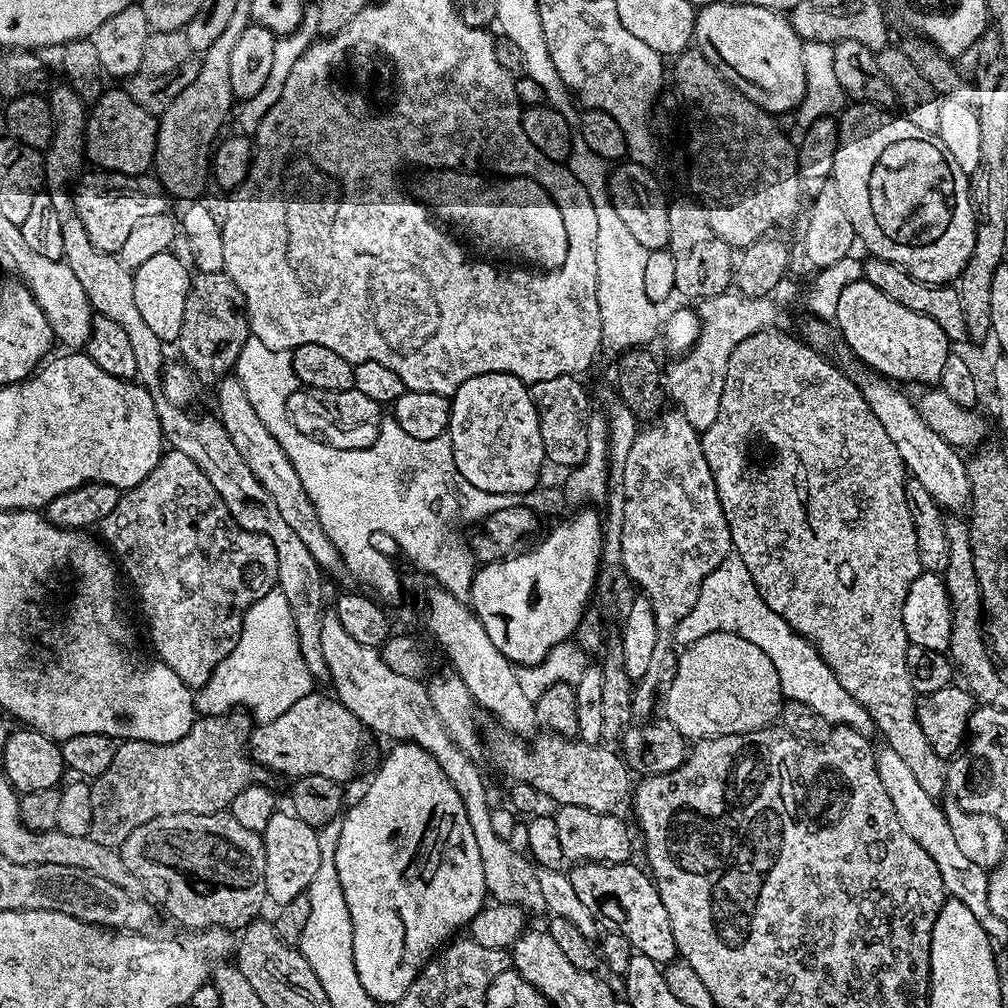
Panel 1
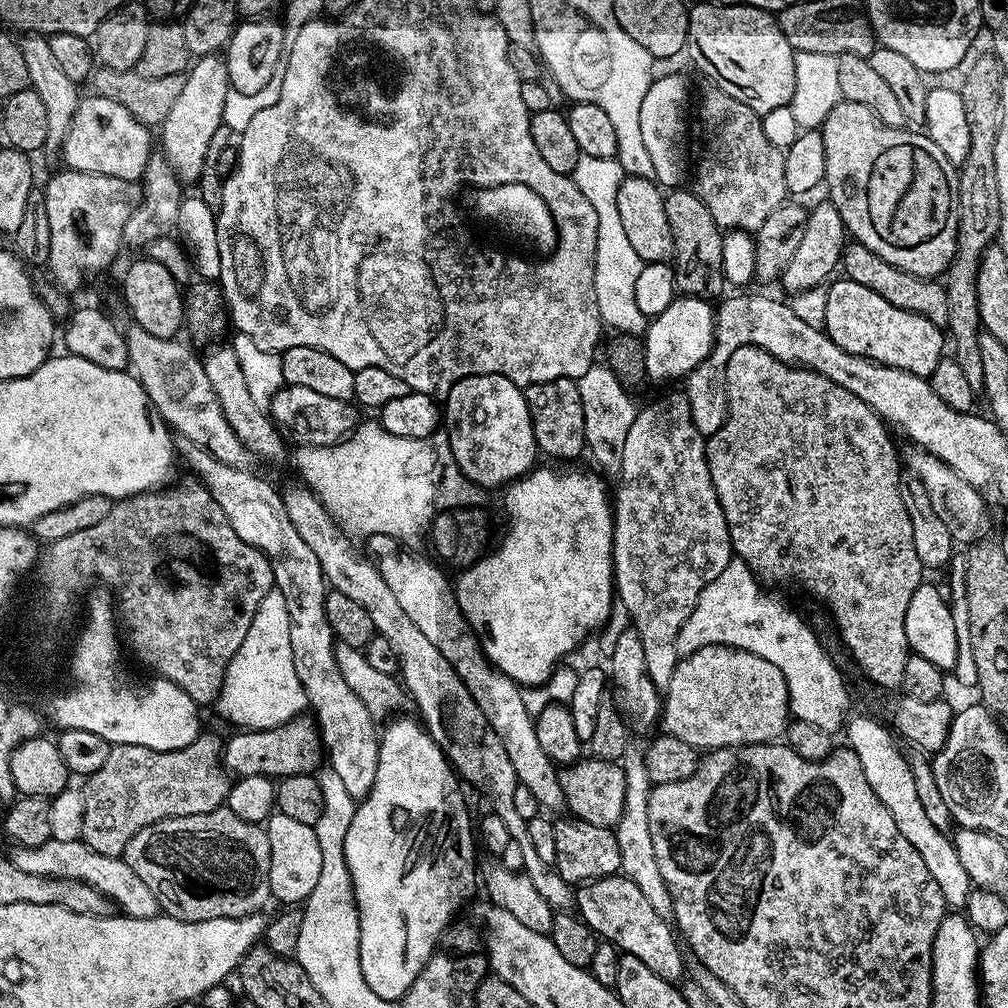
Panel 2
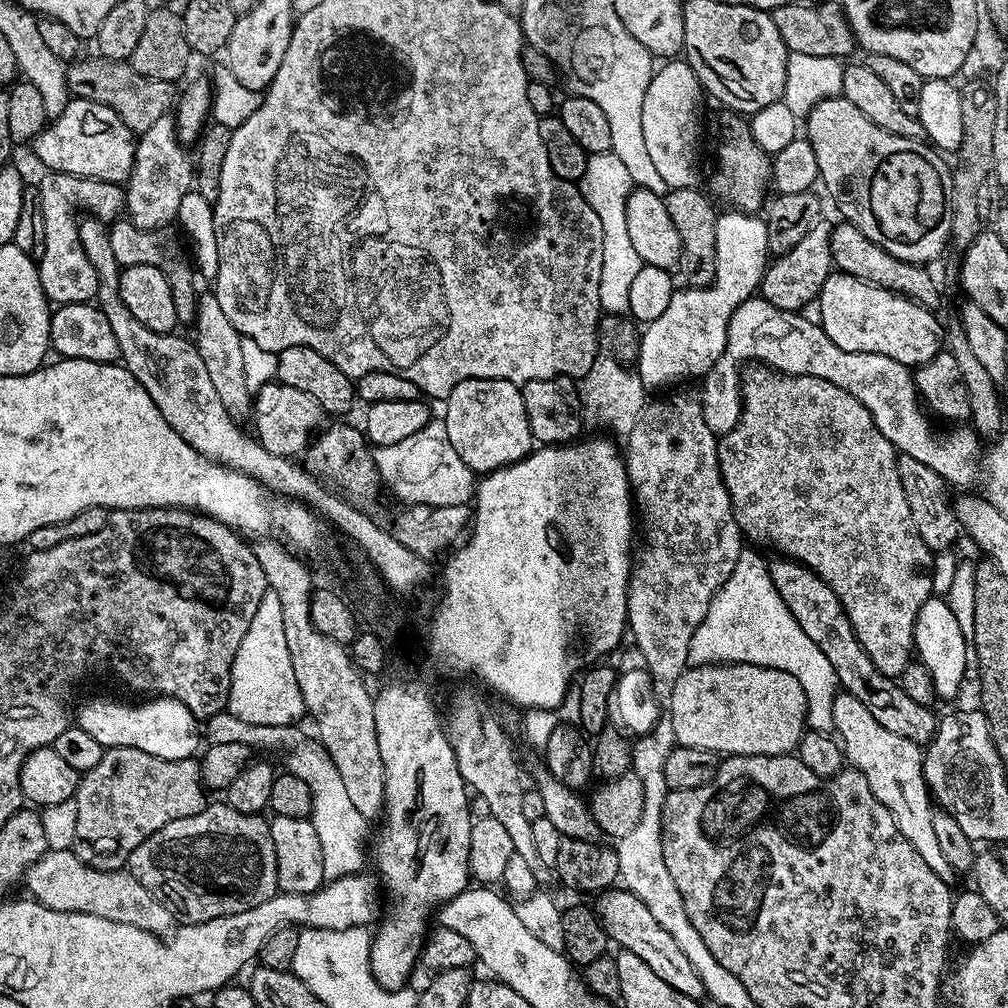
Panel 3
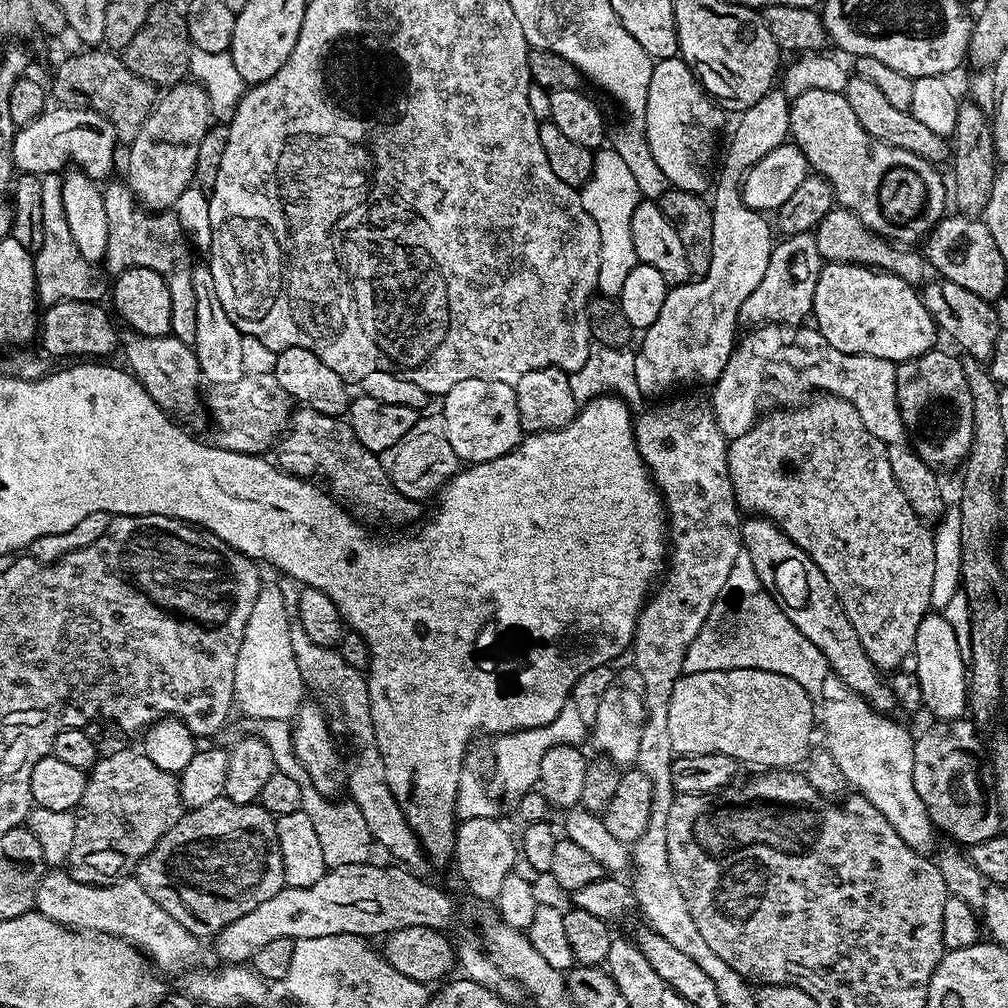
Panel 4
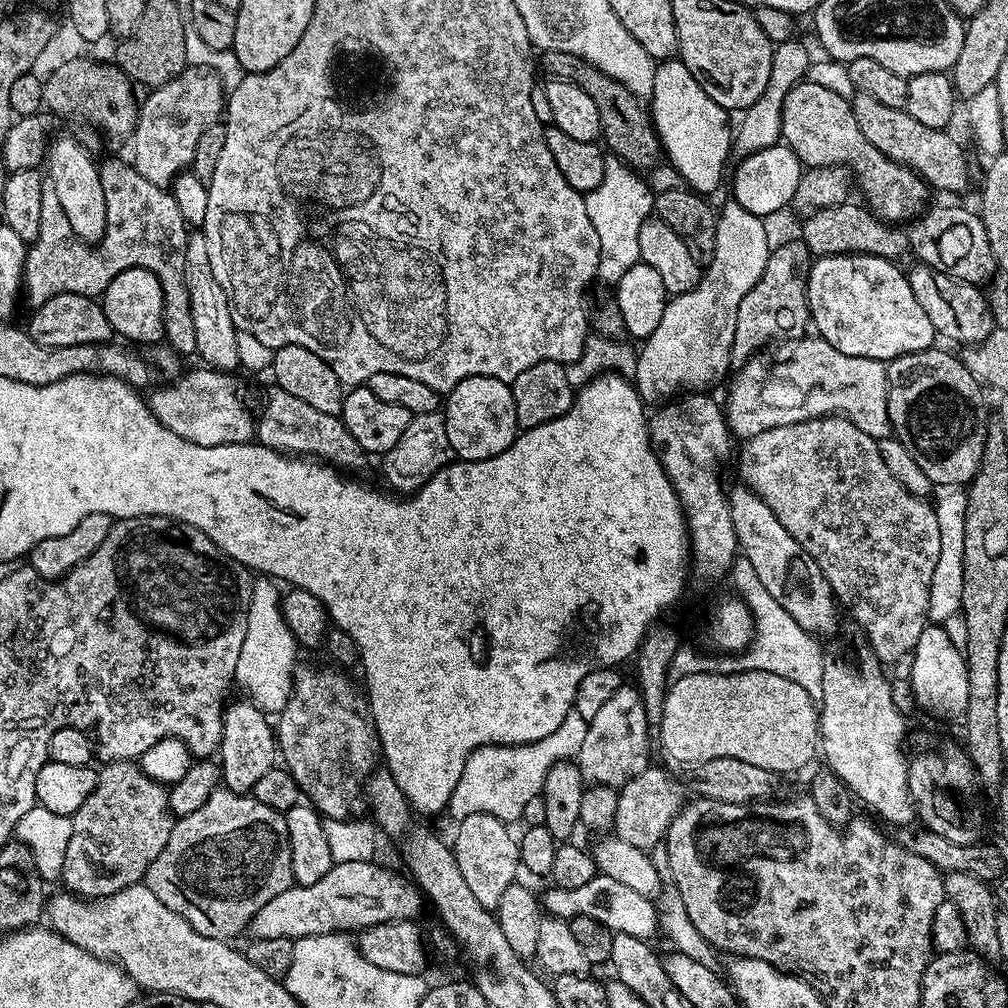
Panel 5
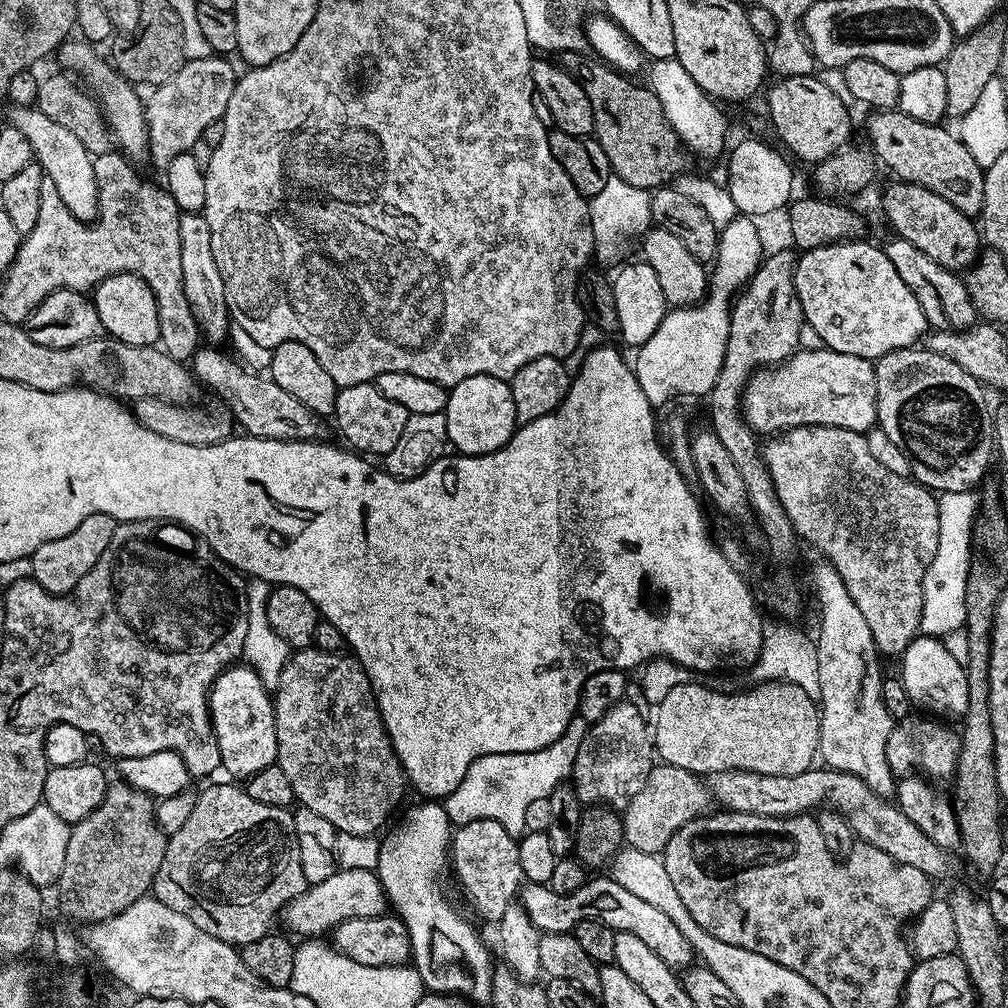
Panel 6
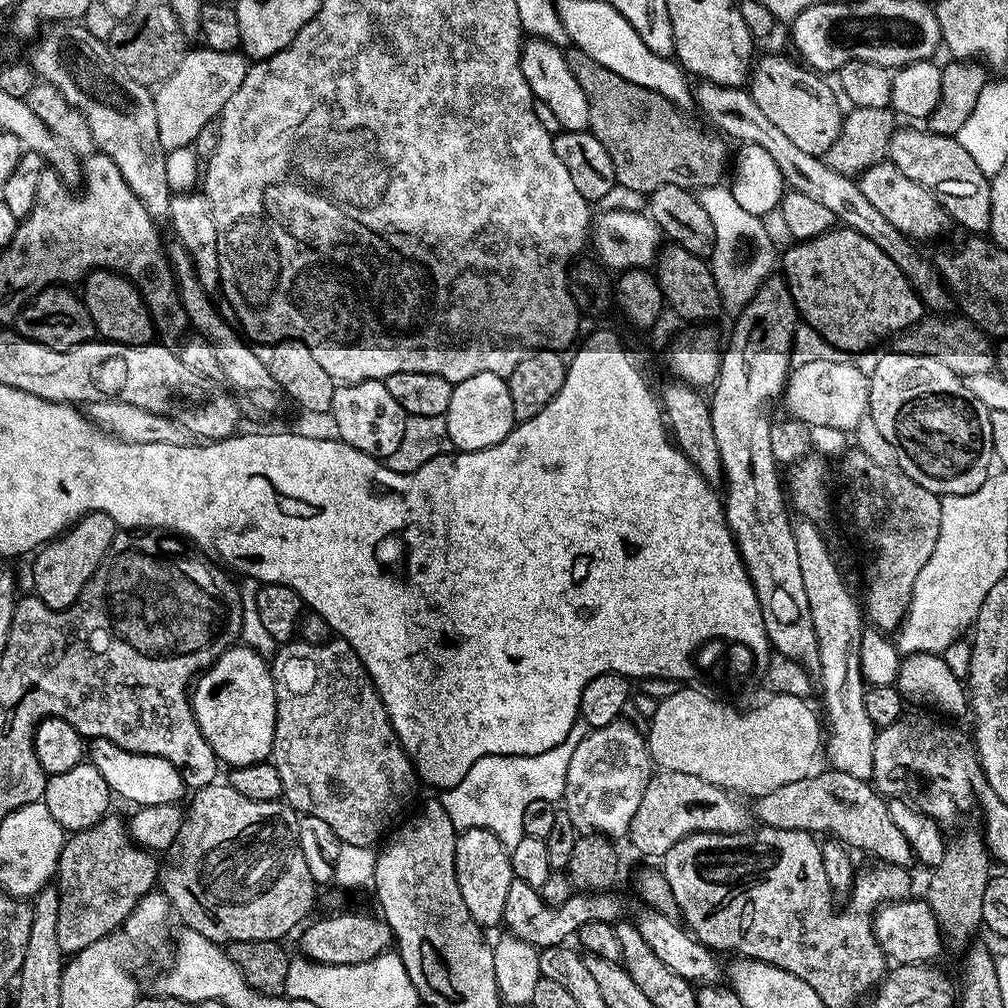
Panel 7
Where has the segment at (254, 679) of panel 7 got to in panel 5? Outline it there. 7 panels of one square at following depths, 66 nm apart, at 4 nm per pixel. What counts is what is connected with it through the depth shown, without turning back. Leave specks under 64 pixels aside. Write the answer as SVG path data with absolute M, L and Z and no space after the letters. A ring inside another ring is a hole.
M251 702L229 703L224 709L224 737L218 753L223 787L232 792L251 793L254 782L266 774L278 760L278 745L269 717Z

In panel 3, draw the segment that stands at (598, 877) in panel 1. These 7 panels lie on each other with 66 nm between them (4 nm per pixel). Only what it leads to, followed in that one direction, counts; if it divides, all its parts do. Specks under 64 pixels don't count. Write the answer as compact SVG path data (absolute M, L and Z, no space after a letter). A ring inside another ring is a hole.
M613 886L599 893L595 900L596 917L602 922L602 930L606 930L609 941L617 949L638 954L638 958L642 958L642 962L646 962L646 966L650 966L650 970L654 970L654 974L666 982L666 986L674 986L678 994L686 994L686 998L697 1002L705 999L702 978L694 974L694 966L690 966L686 954L682 954L682 949L674 943L674 938L670 938L670 933L662 930L662 926L658 926L658 921L650 915L650 910L642 906L642 898L623 886Z

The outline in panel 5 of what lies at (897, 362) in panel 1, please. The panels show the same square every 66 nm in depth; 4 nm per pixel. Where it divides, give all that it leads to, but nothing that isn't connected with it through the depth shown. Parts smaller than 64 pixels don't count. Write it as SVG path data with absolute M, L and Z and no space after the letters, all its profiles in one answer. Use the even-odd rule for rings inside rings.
M877 256L815 257L808 272L808 314L818 326L820 339L830 342L834 350L842 350L842 354L885 362L933 347L938 340L934 322L918 306L914 290L910 290L907 275L902 268L900 272L900 267L899 263Z

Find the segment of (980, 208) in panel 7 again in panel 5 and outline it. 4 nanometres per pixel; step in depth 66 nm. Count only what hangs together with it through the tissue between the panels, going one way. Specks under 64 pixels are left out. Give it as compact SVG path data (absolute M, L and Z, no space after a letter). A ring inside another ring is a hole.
M865 92L852 99L854 118L870 146L878 146L886 158L904 164L913 172L918 172L924 183L940 192L964 192L968 188L968 160L964 148L951 136L951 131L942 128L922 126L905 109L885 106Z

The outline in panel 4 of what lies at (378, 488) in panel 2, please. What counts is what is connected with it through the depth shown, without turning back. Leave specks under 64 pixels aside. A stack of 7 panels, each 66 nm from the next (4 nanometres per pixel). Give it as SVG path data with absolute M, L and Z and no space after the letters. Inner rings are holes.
M421 415L416 421L414 430L402 438L392 448L382 453L384 469L394 482L396 489L409 496L411 500L427 501L427 496L435 497L444 485L456 475L458 461L450 446L450 438L446 438L446 422L443 415Z

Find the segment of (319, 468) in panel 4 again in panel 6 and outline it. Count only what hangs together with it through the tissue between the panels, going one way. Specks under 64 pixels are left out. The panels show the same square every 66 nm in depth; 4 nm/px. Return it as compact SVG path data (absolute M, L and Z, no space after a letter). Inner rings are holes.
M216 346L197 348L190 361L190 371L205 389L210 388L224 396L223 403L231 412L233 421L239 427L241 424L247 435L267 440L316 440L319 437L322 420L310 410L310 406L302 406L294 394L282 390L282 386L267 375L257 374L231 355L228 357L219 351L222 350Z

